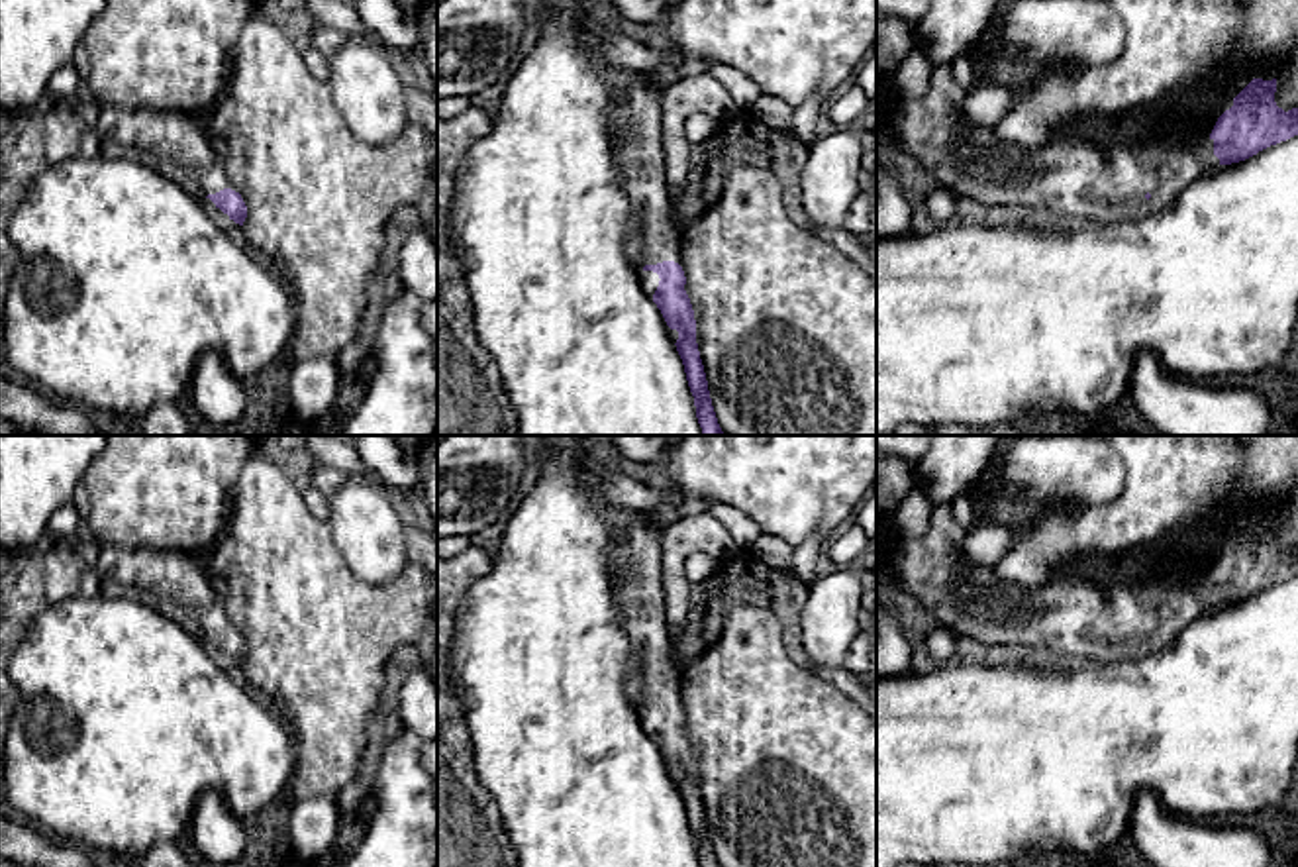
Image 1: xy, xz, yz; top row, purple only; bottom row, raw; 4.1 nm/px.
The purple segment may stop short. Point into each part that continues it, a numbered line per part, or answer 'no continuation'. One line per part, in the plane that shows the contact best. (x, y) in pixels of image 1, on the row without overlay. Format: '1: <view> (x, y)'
1: xz (636, 560)

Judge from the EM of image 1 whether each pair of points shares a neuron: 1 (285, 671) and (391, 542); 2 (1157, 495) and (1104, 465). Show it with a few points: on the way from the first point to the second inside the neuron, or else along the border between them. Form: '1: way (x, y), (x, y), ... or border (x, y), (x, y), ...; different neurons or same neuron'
1: border (334, 542), (363, 581), (385, 585), (404, 567); different neurons
2: border (1120, 456), (1122, 491), (1100, 505), (1087, 505); different neurons

